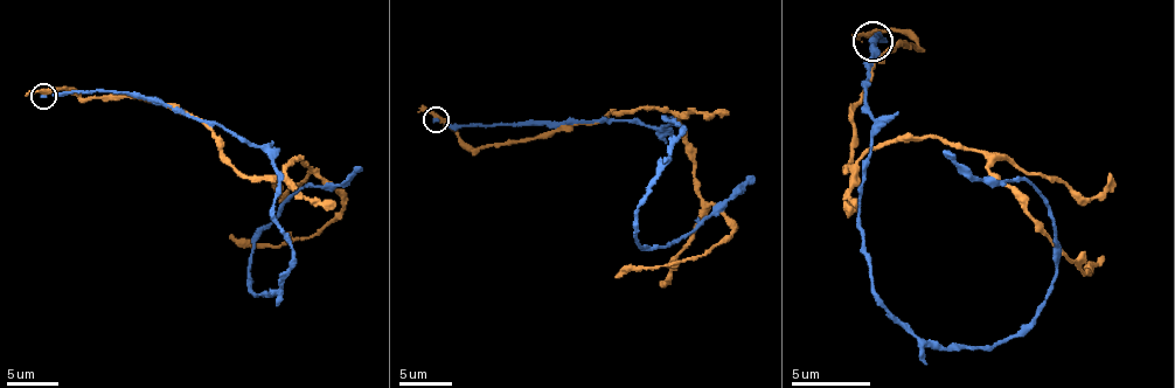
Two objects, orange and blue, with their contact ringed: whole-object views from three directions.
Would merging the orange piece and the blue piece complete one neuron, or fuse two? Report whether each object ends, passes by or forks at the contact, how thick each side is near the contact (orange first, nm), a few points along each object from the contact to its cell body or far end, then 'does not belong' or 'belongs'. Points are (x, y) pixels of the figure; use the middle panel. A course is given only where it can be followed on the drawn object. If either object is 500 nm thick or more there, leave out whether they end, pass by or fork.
orange passes by; blue ends; calibres 320 and 170 nm; course orange (436, 119), (472, 147), (550, 137), (611, 111), (667, 109), (699, 198), (731, 234), (694, 260), (616, 278); course blue (436, 119), (652, 126), (666, 119), (683, 126), (638, 208), (641, 247), (666, 247), (695, 228), (753, 177); does not belong

